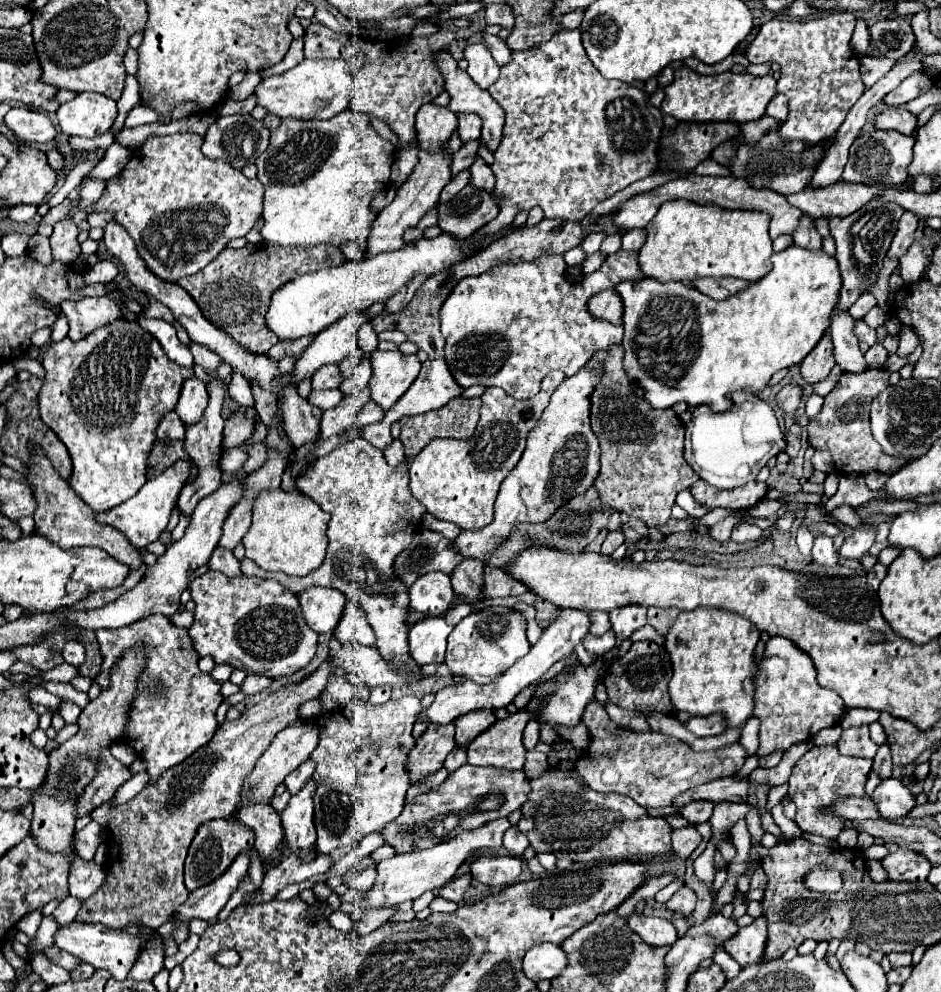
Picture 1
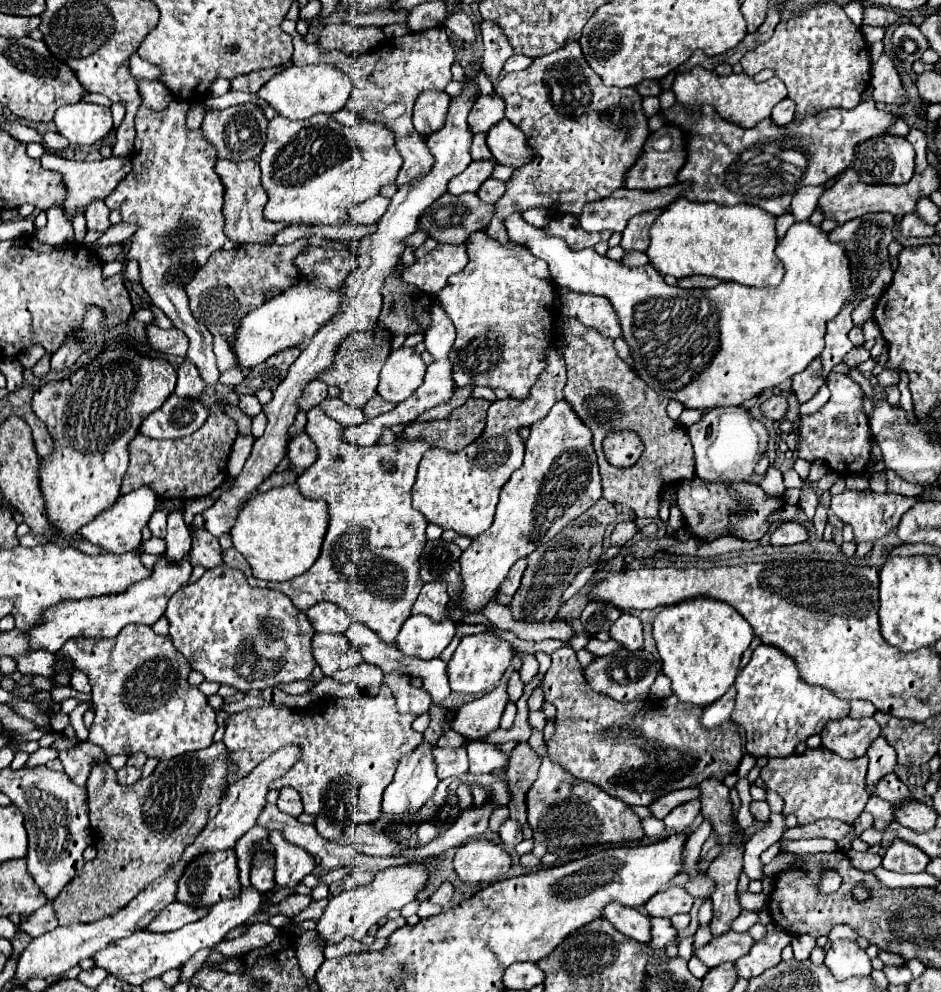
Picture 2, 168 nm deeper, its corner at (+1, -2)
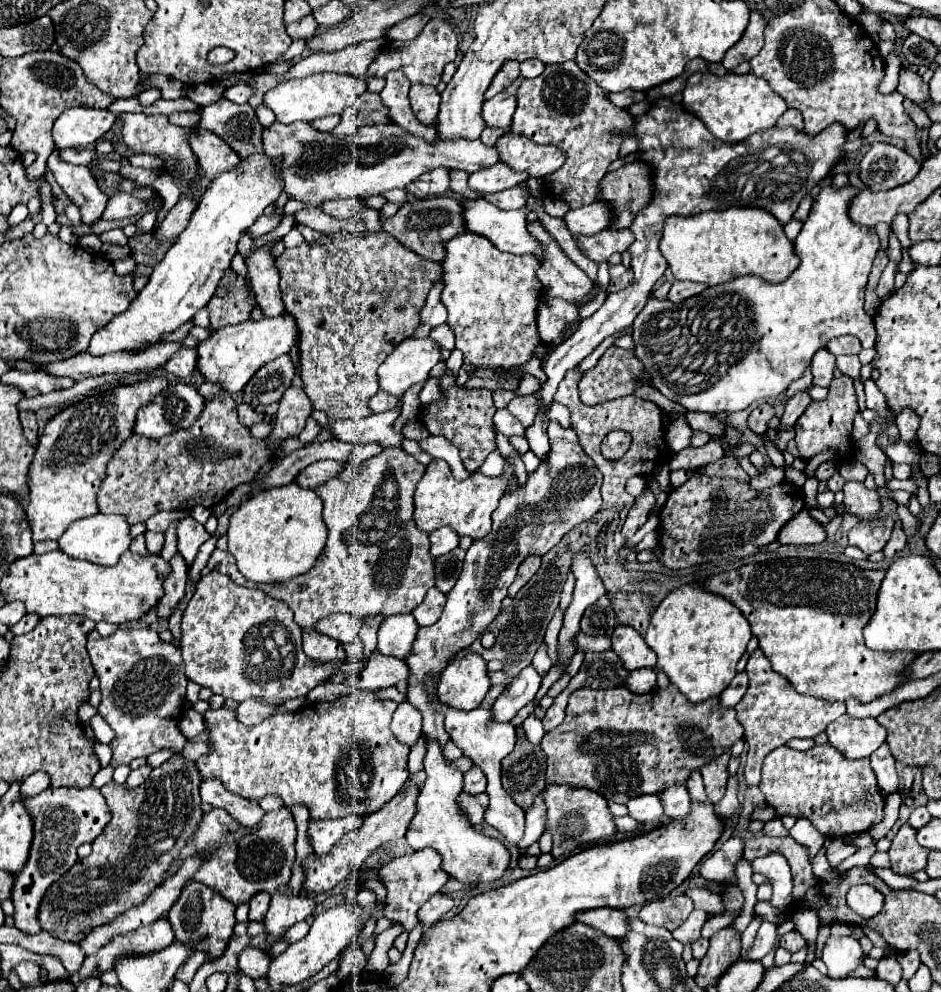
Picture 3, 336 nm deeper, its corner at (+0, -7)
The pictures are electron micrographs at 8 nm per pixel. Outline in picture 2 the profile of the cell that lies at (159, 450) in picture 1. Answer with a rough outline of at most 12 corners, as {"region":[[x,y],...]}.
{"region":[[210,406],[190,436],[128,444],[120,494],[210,496],[226,478],[236,422]]}

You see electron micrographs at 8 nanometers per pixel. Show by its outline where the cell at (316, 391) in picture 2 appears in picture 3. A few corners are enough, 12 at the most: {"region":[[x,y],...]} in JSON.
{"region":[[291,385],[279,401],[273,431],[265,439],[297,437],[313,413],[305,391]]}

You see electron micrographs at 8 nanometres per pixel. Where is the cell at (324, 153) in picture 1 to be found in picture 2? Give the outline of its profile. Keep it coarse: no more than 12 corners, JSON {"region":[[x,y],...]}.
{"region":[[276,116],[264,216],[344,224],[394,184],[390,128]]}

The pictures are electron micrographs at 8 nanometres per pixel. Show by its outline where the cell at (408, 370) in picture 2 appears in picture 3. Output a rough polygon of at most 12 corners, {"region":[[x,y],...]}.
{"region":[[429,337],[401,341],[377,371],[403,397],[441,361]]}

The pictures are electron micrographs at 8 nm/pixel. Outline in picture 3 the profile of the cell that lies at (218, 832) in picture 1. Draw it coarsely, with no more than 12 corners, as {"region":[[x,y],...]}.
{"region":[[199,881],[185,885],[167,917],[177,941],[223,955],[235,905]]}

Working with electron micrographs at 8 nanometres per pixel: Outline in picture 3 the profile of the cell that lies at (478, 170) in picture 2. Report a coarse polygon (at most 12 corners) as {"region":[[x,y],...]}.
{"region":[[505,163],[469,175],[469,189],[487,195],[529,179]]}

